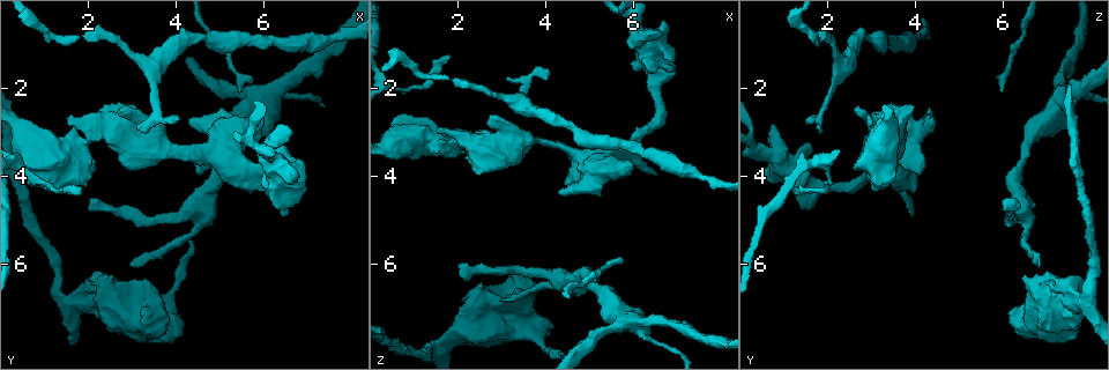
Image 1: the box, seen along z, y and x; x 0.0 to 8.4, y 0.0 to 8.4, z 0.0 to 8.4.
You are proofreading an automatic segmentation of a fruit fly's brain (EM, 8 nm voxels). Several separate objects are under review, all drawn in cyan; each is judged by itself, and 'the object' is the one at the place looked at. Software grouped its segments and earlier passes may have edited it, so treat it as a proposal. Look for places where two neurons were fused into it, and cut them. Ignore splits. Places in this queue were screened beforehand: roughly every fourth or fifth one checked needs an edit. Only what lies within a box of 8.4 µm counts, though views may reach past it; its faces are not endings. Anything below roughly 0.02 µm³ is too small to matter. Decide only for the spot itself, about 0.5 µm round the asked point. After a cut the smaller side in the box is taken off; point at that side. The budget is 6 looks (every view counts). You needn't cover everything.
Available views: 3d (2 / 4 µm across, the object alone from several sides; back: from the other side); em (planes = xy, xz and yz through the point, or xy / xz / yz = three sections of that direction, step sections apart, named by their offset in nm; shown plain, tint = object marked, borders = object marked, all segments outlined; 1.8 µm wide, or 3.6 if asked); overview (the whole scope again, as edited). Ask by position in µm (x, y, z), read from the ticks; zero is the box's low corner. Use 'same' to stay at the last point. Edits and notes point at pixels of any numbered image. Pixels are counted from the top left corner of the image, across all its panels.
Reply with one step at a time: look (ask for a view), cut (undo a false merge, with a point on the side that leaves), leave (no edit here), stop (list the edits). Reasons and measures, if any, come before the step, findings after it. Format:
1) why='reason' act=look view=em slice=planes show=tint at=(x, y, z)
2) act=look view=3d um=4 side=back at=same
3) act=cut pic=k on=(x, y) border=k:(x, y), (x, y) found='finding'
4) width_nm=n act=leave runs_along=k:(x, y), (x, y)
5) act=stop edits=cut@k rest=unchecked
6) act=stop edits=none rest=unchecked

why='calibre changes' act=look view=em slice=planes show=plain at=(1.65, 6.95, 7.80)

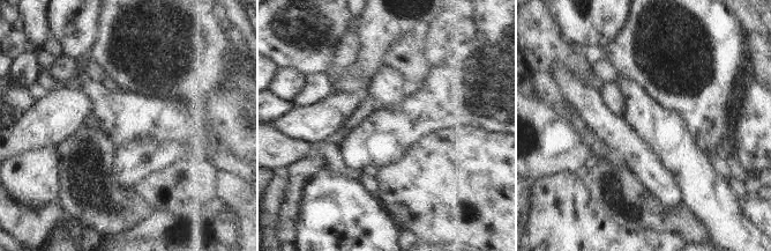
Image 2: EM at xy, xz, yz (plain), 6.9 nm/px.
why='where the object lies' act=look view=em slice=planes show=tint at=same

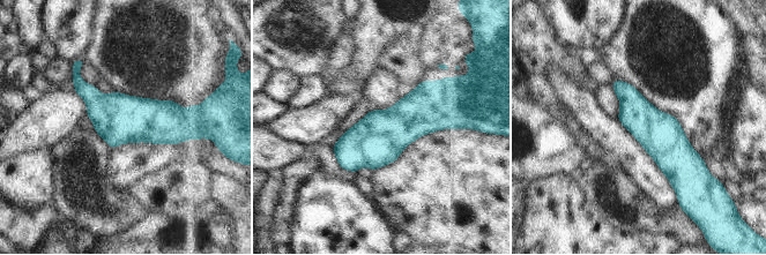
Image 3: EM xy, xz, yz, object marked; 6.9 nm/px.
act=leave runs_along=3:(75, 76), (119, 119), (192, 120) found='all the same neuron'

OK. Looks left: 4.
why='sudden change in width' act=look view=3d um=4 at=(4.20, 5.45, 6.55)

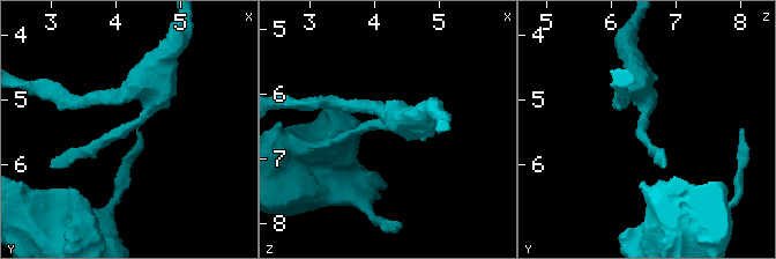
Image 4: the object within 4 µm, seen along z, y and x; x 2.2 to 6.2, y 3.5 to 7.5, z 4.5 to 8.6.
act=look view=em slice=planes show=borders at=(4.15, 5.45, 6.55)

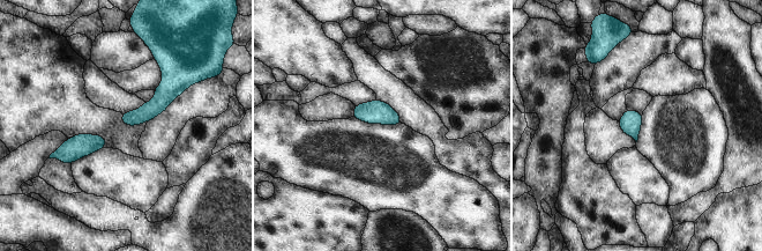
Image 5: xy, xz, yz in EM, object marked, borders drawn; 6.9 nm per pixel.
act=leave found='all the same neuron'

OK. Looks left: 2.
why='abrupt turn' act=look view=em um=3.6 slice=planes show=tint at=(5.10, 3.55, 3.65)

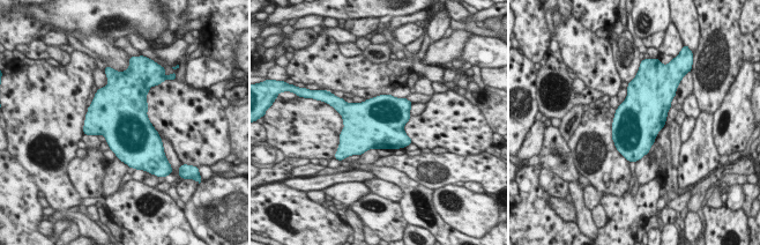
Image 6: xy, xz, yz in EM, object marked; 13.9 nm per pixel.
width_nm=650 act=leave found='continuous, no second neuron'

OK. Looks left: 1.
act=stop edits=none rest=unchecked

